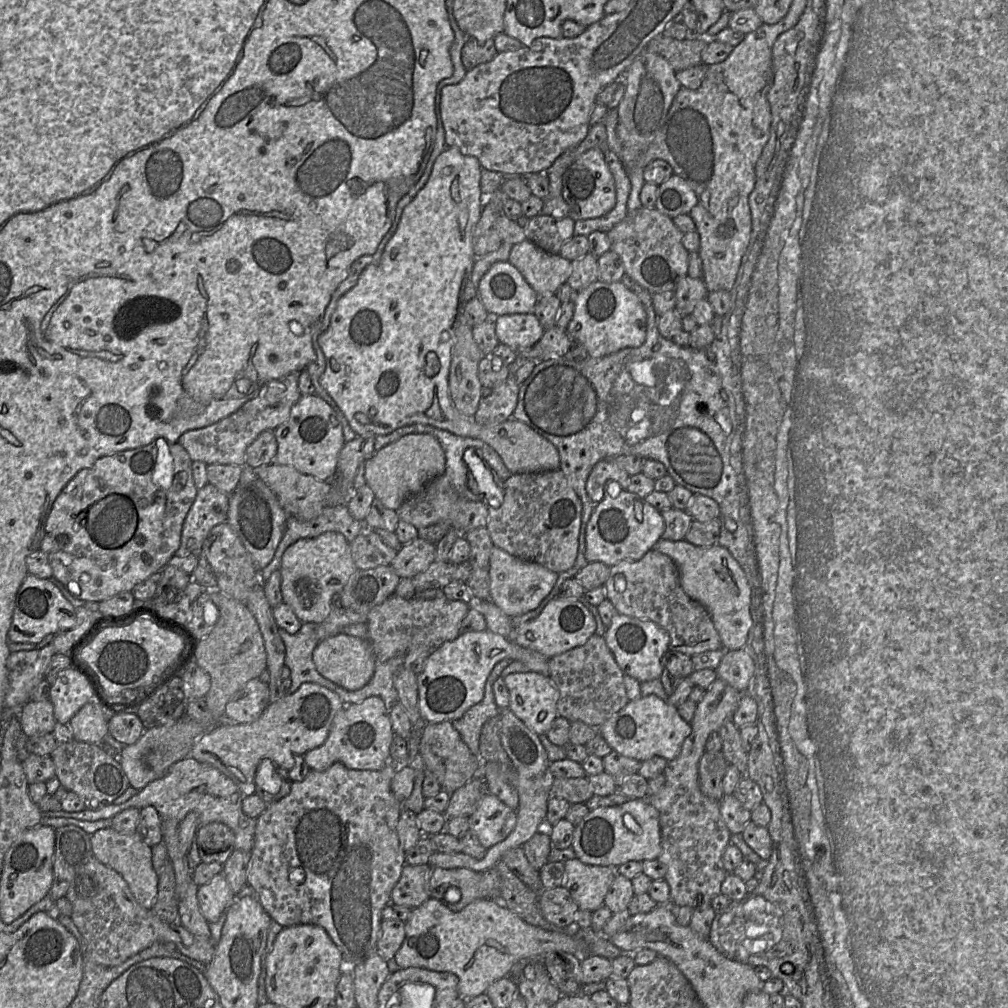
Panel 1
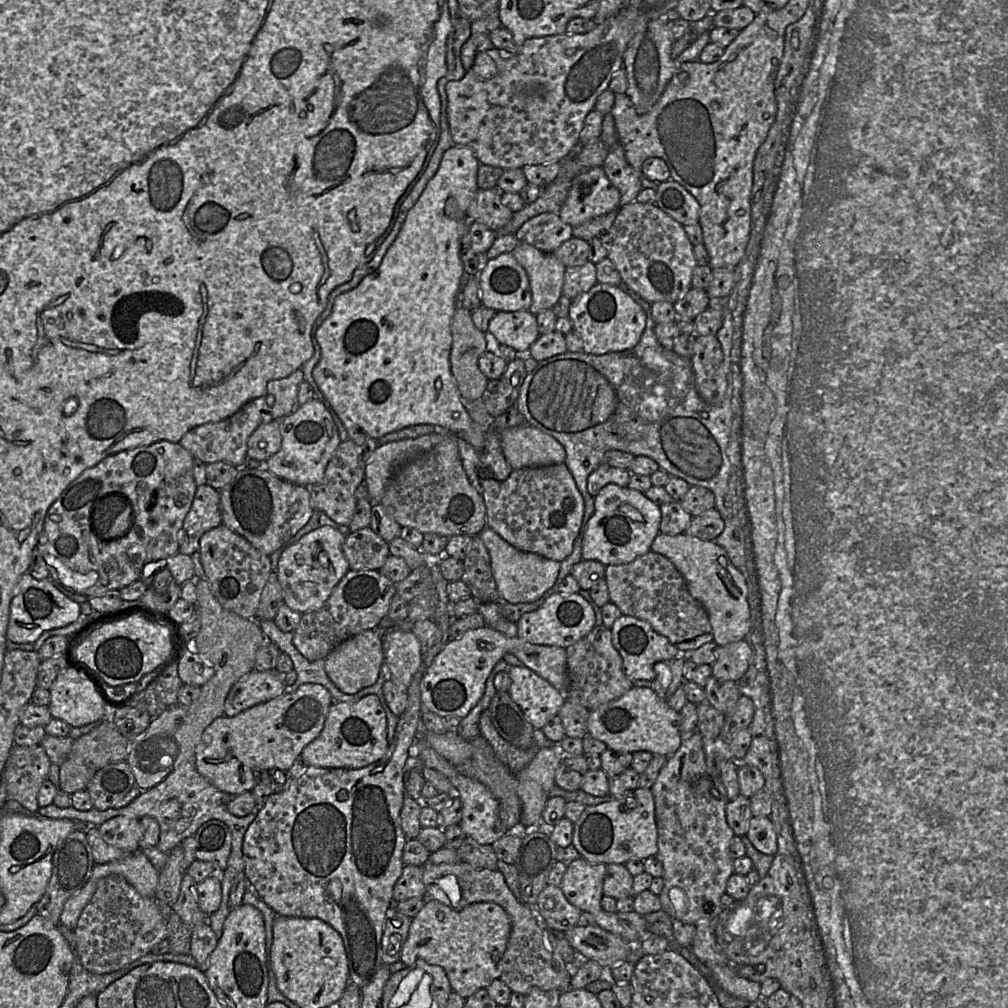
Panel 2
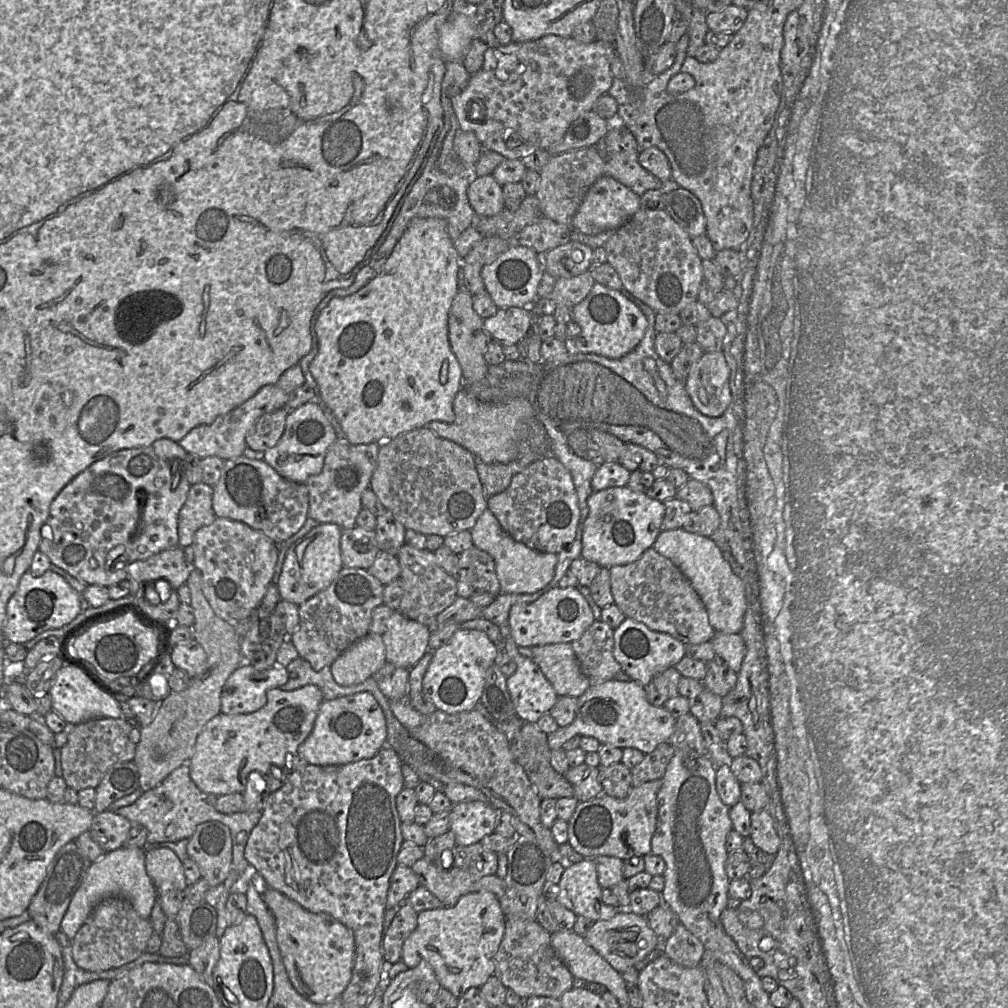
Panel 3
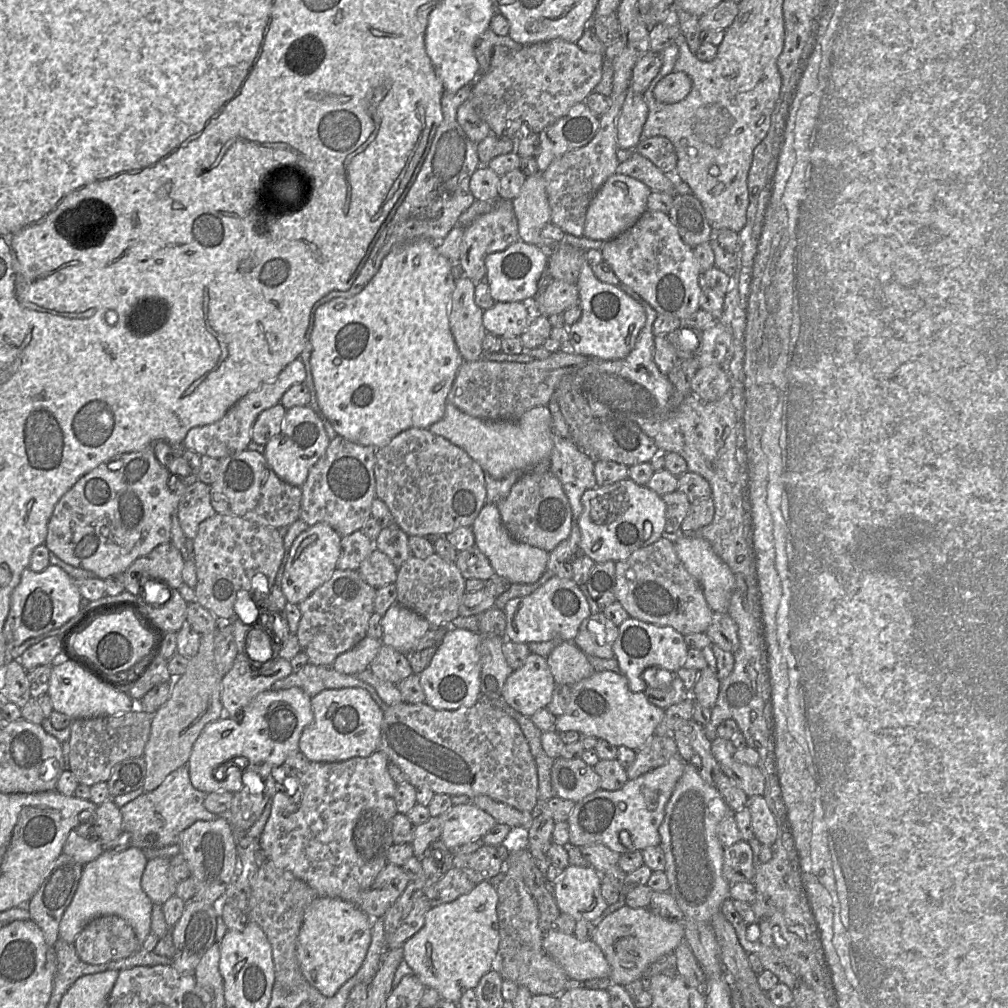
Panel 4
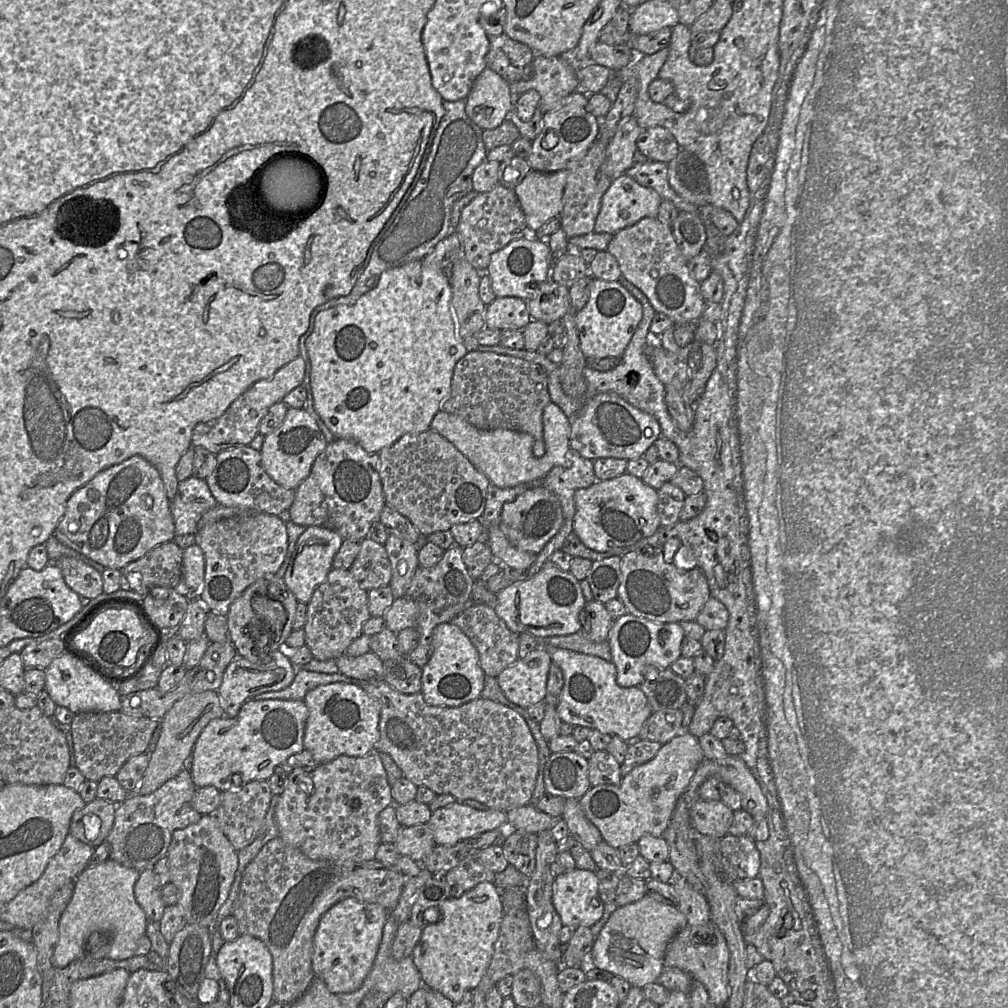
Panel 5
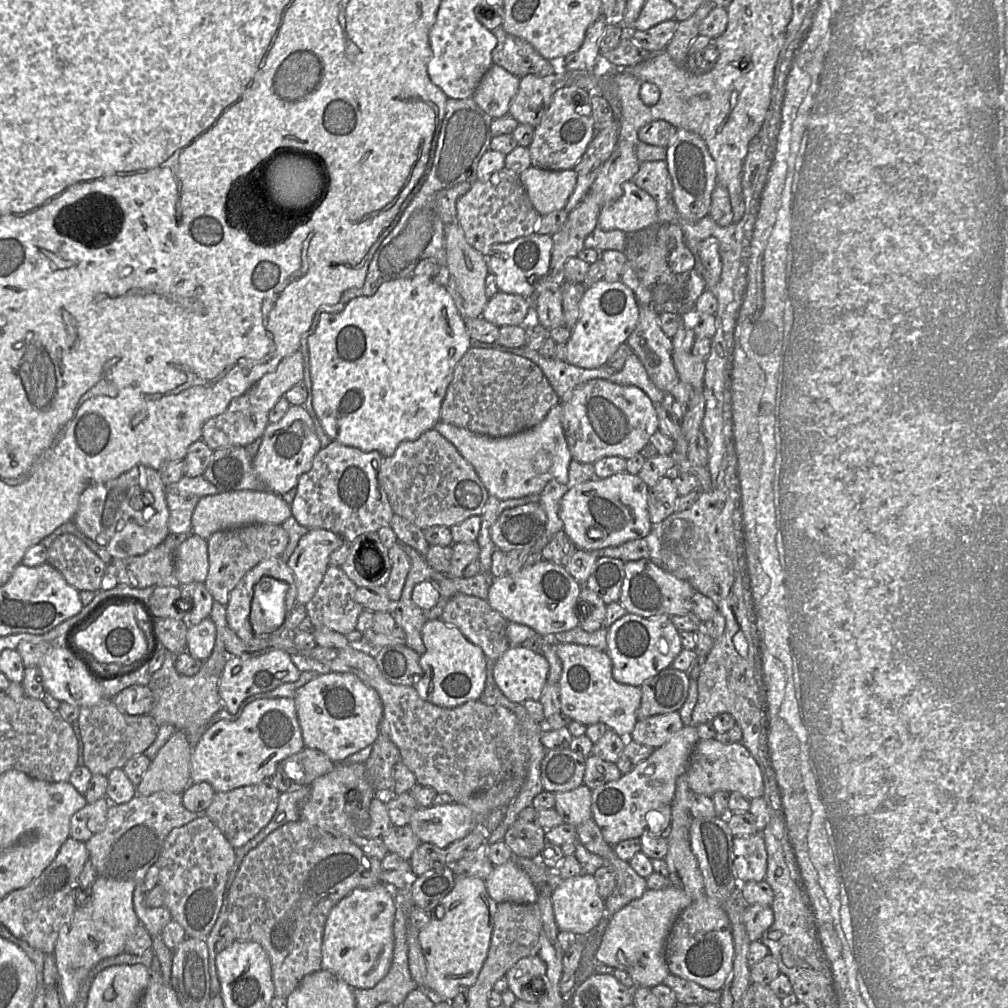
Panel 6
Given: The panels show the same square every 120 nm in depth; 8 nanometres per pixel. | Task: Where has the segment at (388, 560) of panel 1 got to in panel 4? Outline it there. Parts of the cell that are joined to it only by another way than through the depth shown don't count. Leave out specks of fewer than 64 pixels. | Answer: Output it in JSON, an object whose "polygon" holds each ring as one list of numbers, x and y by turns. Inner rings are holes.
{"polygon":[[361,530,341,538,340,555,337,561,339,570,358,570,361,562,374,549,374,542]]}

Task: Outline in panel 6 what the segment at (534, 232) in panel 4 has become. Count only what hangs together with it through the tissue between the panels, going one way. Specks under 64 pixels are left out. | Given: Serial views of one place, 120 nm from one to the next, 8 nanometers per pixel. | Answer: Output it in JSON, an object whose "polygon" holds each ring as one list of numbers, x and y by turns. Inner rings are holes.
{"polygon":[[530,166,520,174,528,197,540,216,564,209,575,184,574,169,546,170]]}

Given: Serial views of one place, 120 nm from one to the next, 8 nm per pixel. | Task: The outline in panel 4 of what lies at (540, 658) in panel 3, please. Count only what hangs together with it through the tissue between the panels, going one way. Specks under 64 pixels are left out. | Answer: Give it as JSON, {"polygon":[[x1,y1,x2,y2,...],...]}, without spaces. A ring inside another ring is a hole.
{"polygon":[[571,641,557,644,546,660,557,684,572,686,595,673,587,655]]}

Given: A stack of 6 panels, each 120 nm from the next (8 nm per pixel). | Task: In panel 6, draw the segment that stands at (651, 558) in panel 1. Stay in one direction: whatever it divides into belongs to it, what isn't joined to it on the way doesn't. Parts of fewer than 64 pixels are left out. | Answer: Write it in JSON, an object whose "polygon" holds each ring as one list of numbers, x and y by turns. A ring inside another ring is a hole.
{"polygon":[[647,559,627,561,619,602,627,613,642,617,685,615,692,609,694,588]]}

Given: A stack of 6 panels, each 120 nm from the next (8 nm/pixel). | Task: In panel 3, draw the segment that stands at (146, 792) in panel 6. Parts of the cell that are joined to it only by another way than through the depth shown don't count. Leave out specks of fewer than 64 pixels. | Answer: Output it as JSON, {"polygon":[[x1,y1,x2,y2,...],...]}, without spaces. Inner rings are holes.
{"polygon":[[194,566,186,581,191,593,190,605,194,611,194,624,192,626,193,638,203,648,206,654,206,671,198,678,192,678,190,686,180,692,170,691,168,696,159,703,153,721,140,729,140,740,135,750,133,762,139,773,139,789,146,792,159,785,173,770,182,764,187,764,194,753,197,737,204,725,213,717,221,713,221,692,228,677,243,664,240,649,241,638,235,631,234,625,218,617,206,600,201,588,201,573]]}

